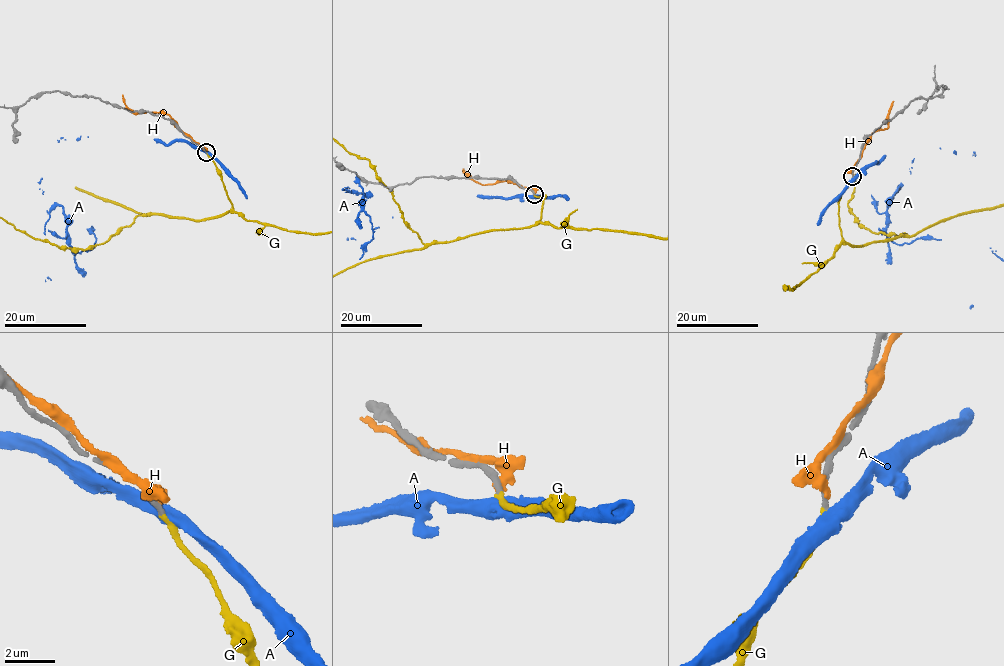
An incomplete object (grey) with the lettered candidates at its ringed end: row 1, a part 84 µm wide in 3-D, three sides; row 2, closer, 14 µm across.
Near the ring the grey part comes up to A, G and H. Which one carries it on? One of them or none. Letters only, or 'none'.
G

